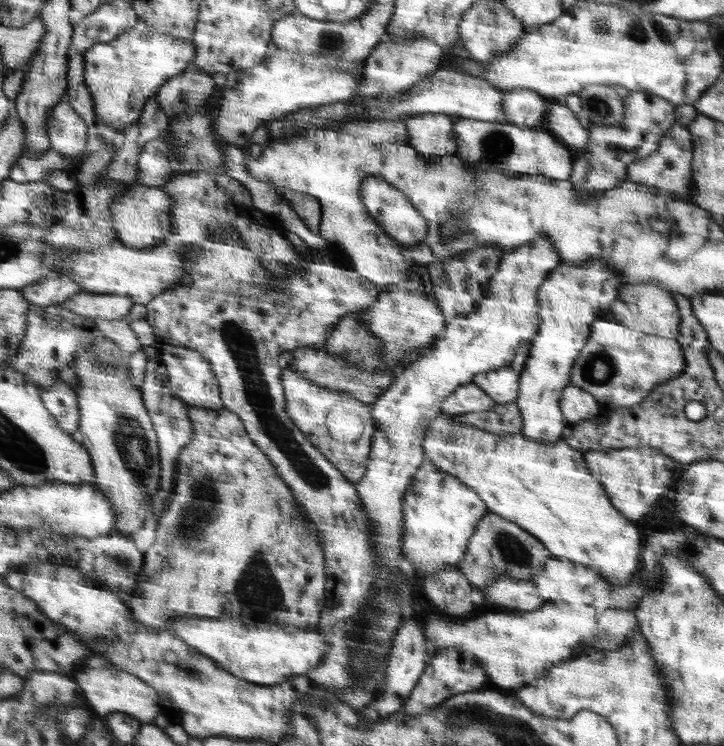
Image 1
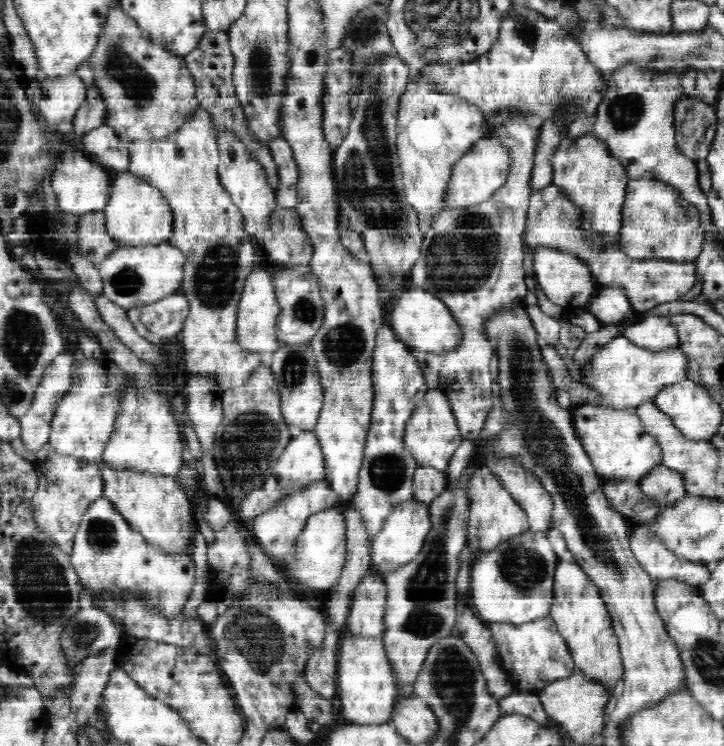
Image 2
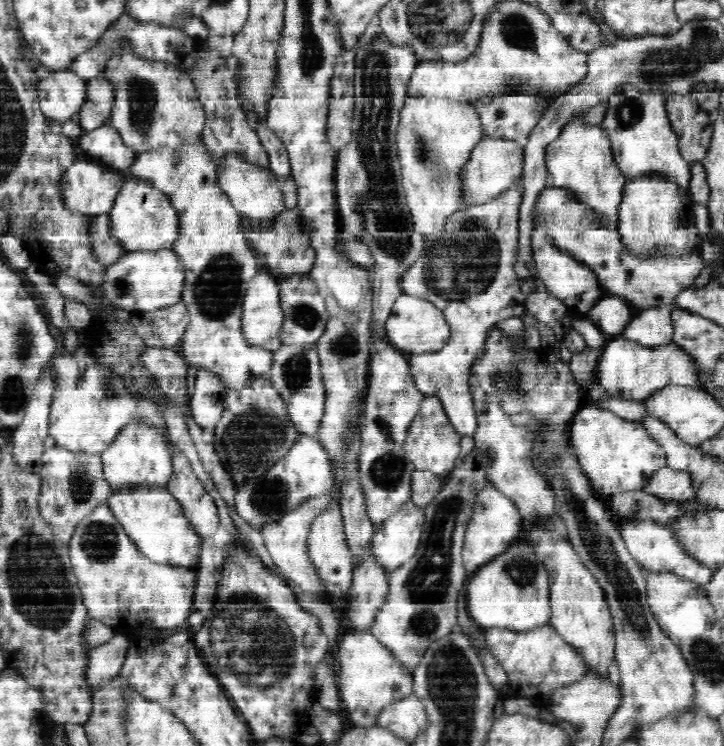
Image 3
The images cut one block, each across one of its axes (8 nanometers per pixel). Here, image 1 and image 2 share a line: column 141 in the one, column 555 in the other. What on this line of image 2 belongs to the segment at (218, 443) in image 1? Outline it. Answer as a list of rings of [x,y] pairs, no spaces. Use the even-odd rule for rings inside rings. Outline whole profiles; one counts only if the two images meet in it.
[[[563,558],[556,570],[554,590],[549,614],[556,623],[559,635],[568,645],[573,665],[584,676],[602,686],[608,698],[612,698],[616,684],[624,678],[624,659],[600,591],[575,562],[569,563]]]

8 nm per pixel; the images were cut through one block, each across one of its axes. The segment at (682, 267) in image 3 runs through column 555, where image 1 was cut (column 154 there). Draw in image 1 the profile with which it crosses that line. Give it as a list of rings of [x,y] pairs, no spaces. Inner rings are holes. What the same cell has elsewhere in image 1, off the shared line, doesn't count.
[[[136,184],[126,195],[116,197],[112,210],[114,212],[114,228],[120,240],[128,246],[139,249],[150,249],[164,245],[168,235],[174,233],[172,221],[174,198],[164,188]]]

